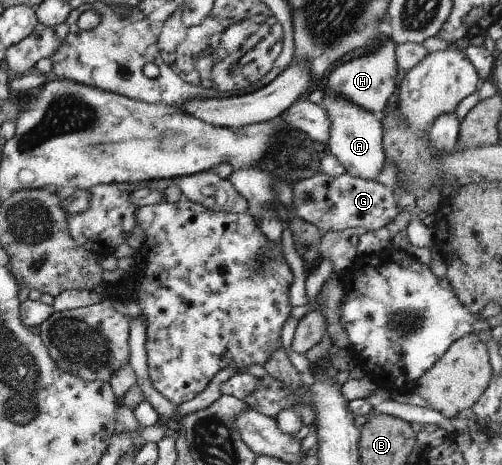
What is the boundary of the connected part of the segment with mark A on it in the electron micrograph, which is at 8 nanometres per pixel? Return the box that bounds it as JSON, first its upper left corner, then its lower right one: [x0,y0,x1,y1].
[320,90,386,181]

